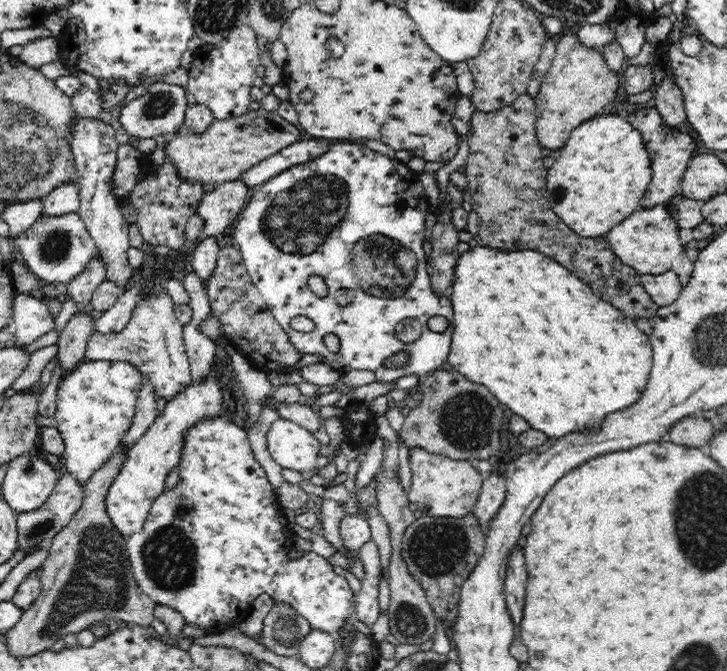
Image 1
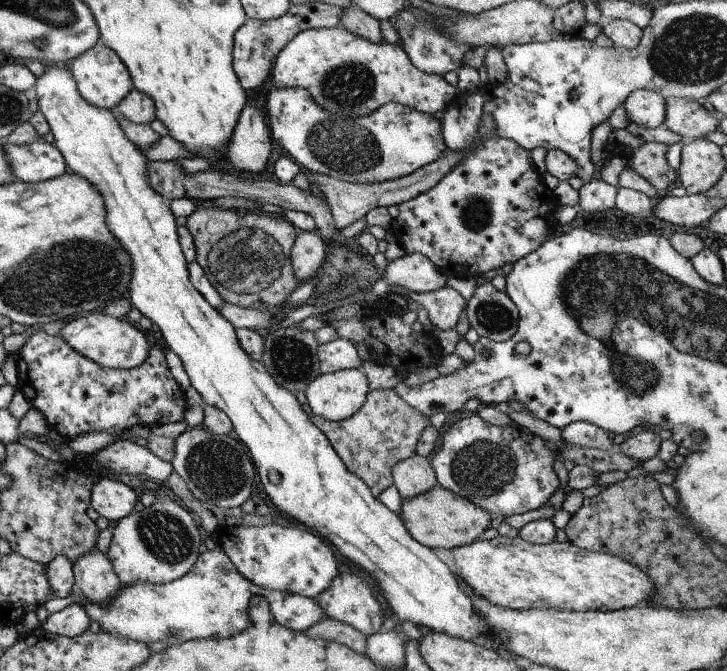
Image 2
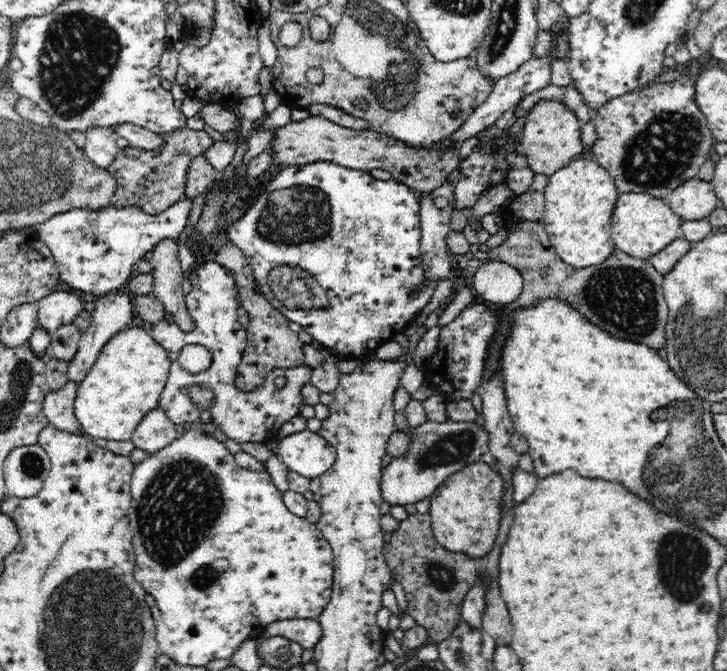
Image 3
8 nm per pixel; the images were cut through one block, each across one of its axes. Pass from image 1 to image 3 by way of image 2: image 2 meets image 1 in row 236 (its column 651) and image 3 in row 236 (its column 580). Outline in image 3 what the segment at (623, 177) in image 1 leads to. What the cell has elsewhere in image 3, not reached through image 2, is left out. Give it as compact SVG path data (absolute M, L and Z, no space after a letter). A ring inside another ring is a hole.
M579 158L549 176L543 192L544 222L549 242L566 264L576 268L600 264L614 252L611 228L619 192L612 175L596 161Z

